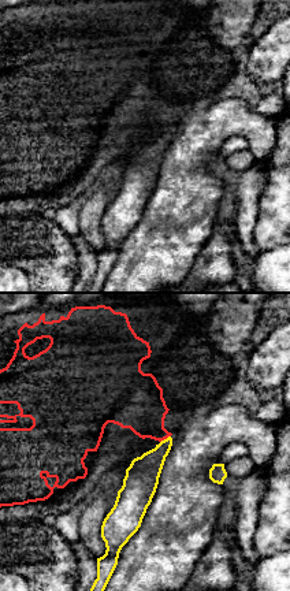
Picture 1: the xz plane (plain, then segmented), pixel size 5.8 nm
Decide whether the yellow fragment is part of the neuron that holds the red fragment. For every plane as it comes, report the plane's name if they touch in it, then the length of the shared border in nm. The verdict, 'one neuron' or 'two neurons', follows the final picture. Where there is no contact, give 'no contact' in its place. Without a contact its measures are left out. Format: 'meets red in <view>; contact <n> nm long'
meets red in xz; contact 80 nm long

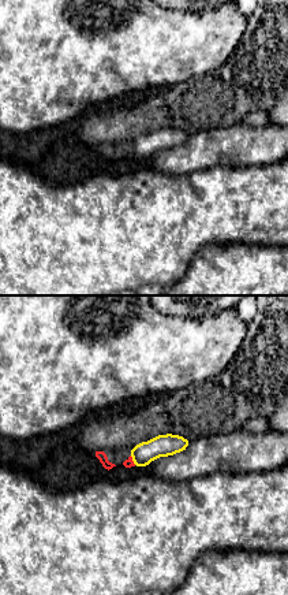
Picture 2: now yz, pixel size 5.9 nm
meets red in yz; contact 70 nm long

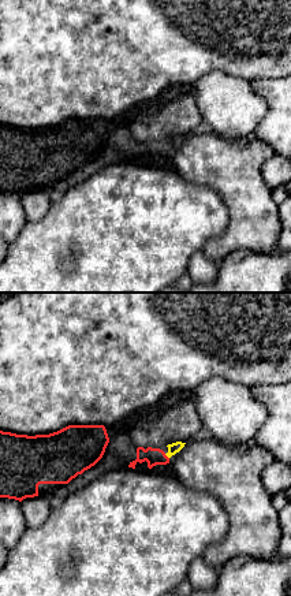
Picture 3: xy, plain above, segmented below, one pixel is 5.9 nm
meets red in xy; contact 40 nm long

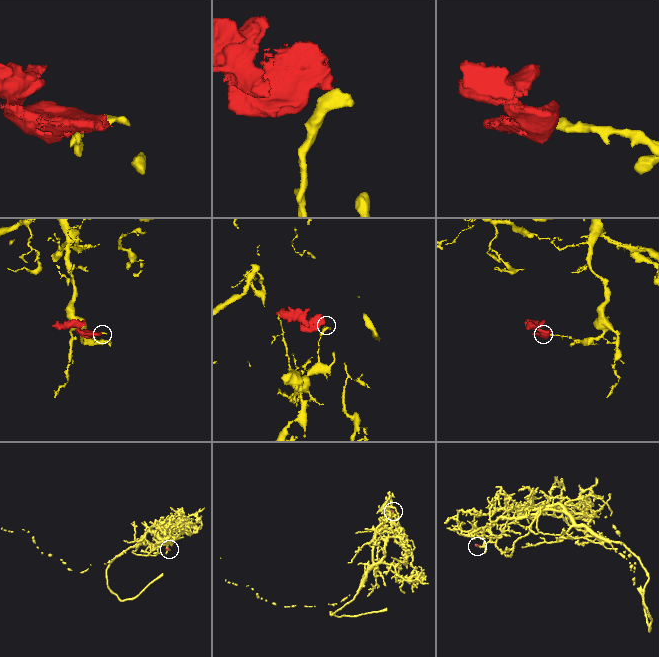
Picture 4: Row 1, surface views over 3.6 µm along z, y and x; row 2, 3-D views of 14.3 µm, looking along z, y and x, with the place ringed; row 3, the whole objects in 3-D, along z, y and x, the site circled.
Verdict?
two neurons

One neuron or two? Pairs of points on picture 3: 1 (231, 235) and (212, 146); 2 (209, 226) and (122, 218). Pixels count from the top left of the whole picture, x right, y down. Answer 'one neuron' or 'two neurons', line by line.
1: one neuron
2: one neuron

